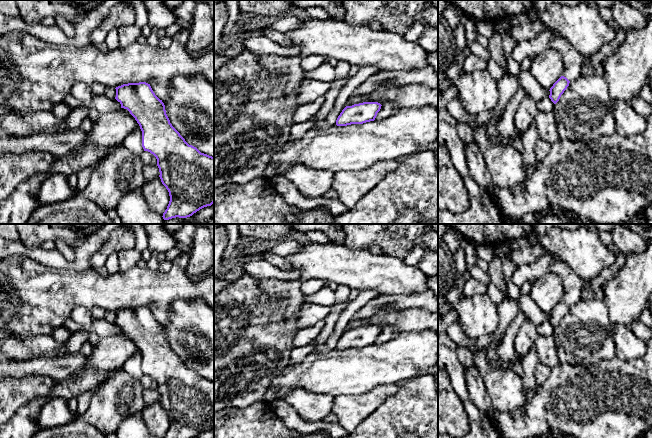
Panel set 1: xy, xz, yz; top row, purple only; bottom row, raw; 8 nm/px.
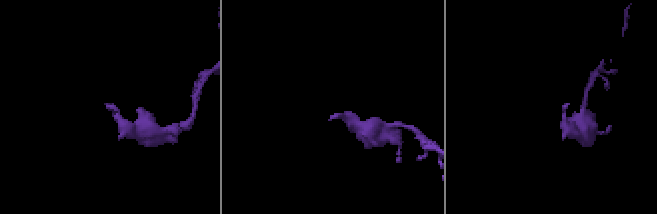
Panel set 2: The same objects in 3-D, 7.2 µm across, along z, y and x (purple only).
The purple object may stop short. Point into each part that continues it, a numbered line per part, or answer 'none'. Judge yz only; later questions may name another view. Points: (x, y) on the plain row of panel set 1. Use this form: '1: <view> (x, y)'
1: yz (575, 287)

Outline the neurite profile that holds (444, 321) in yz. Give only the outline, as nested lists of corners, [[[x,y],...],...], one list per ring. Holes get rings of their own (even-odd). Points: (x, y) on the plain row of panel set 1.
[[[450,309],[450,311],[444,316],[438,316],[438,336],[446,332],[446,329],[449,325],[456,322],[458,319],[457,313],[454,309]]]

